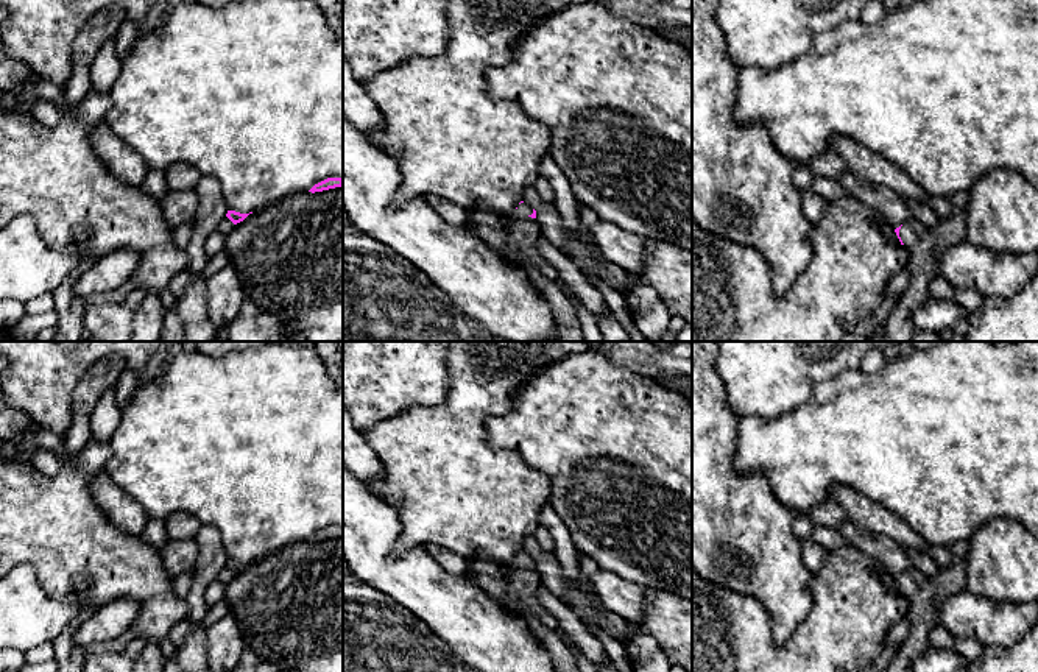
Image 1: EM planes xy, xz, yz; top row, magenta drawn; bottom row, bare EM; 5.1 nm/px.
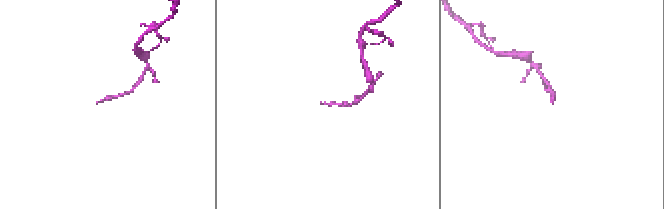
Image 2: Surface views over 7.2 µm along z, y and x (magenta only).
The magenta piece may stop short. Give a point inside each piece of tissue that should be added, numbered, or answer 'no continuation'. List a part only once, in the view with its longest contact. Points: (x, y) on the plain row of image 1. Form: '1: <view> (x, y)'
1: yz (910, 582)

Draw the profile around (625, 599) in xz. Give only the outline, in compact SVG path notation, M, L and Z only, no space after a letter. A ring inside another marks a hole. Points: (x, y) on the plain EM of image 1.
M600 569L589 575L602 605L634 624L644 617L647 588L634 585L609 571Z

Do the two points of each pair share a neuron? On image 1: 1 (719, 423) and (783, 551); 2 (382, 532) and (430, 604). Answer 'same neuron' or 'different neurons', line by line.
1: same neuron
2: same neuron

